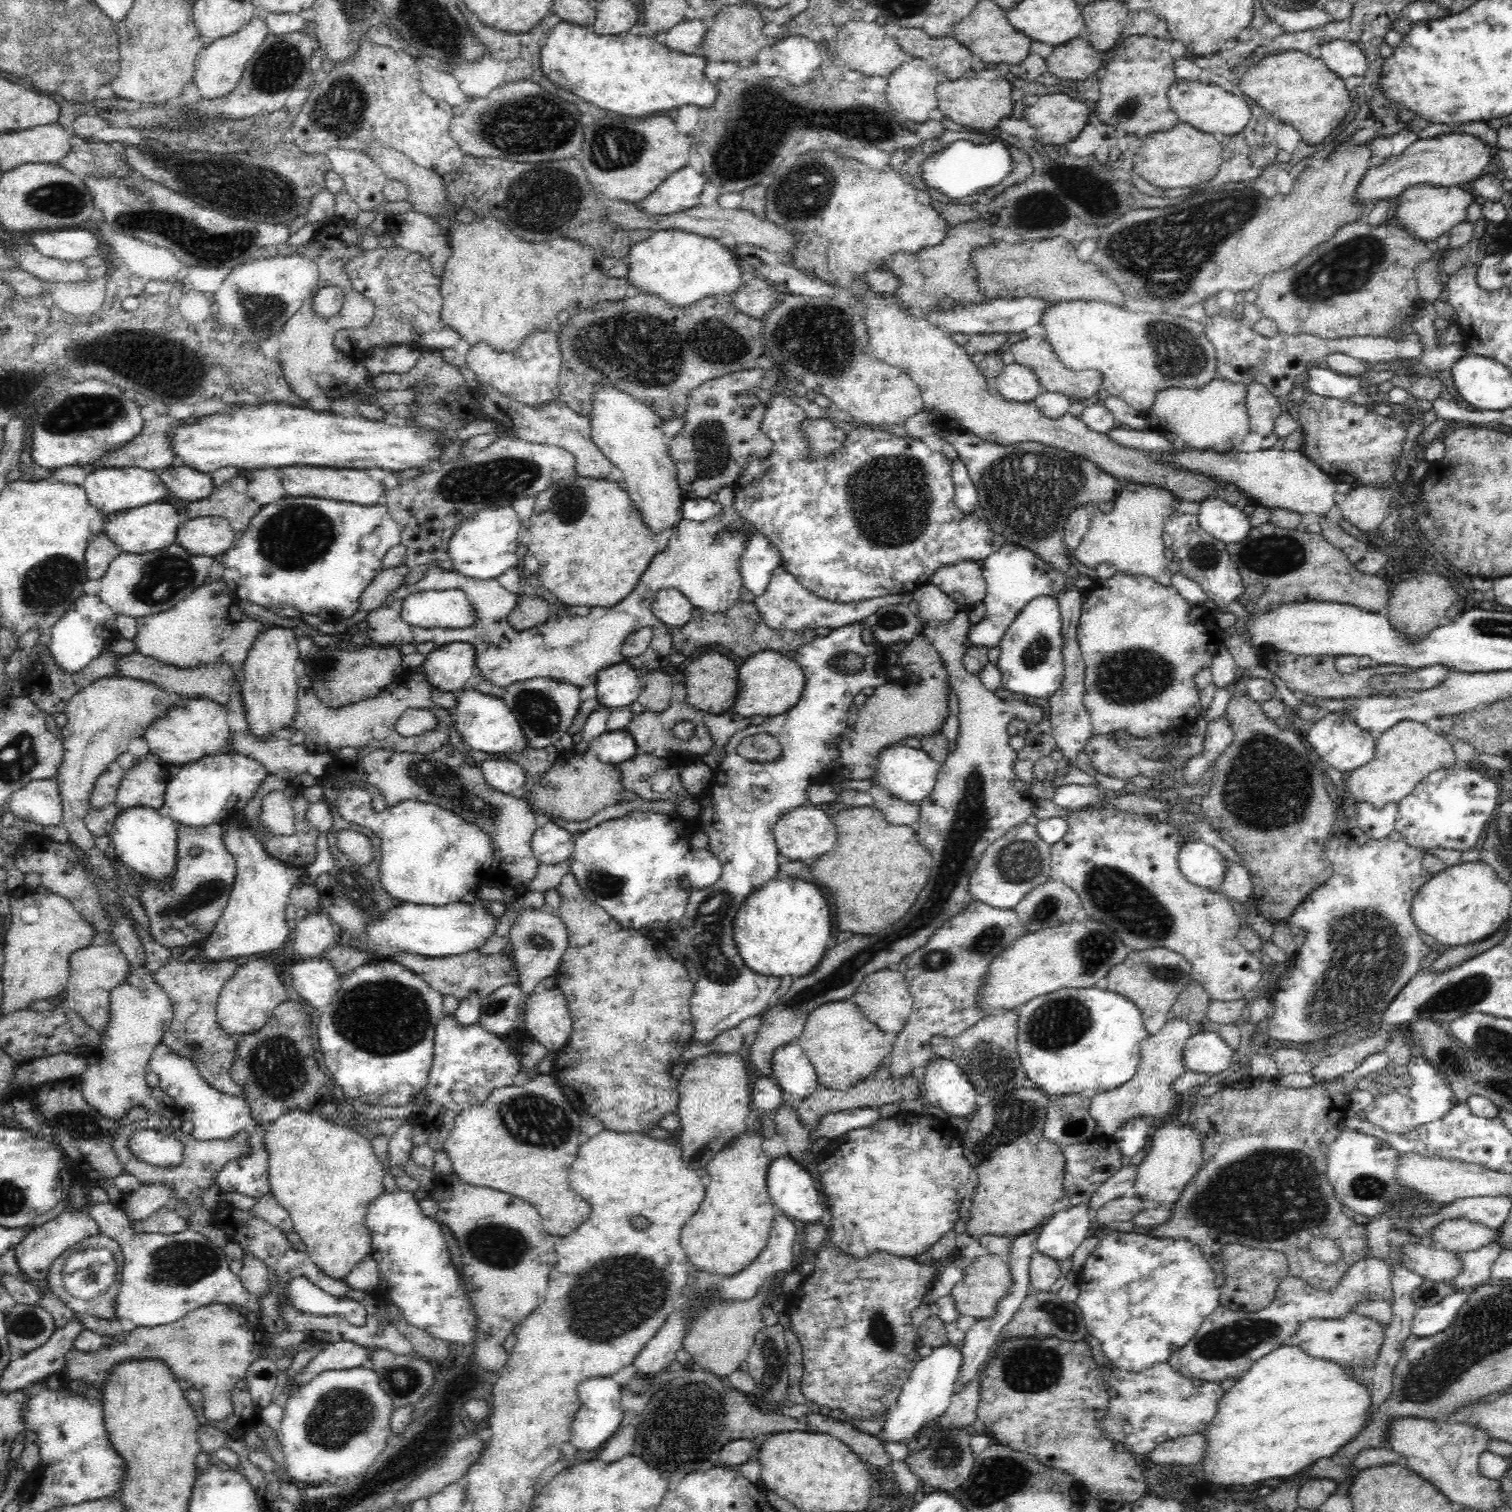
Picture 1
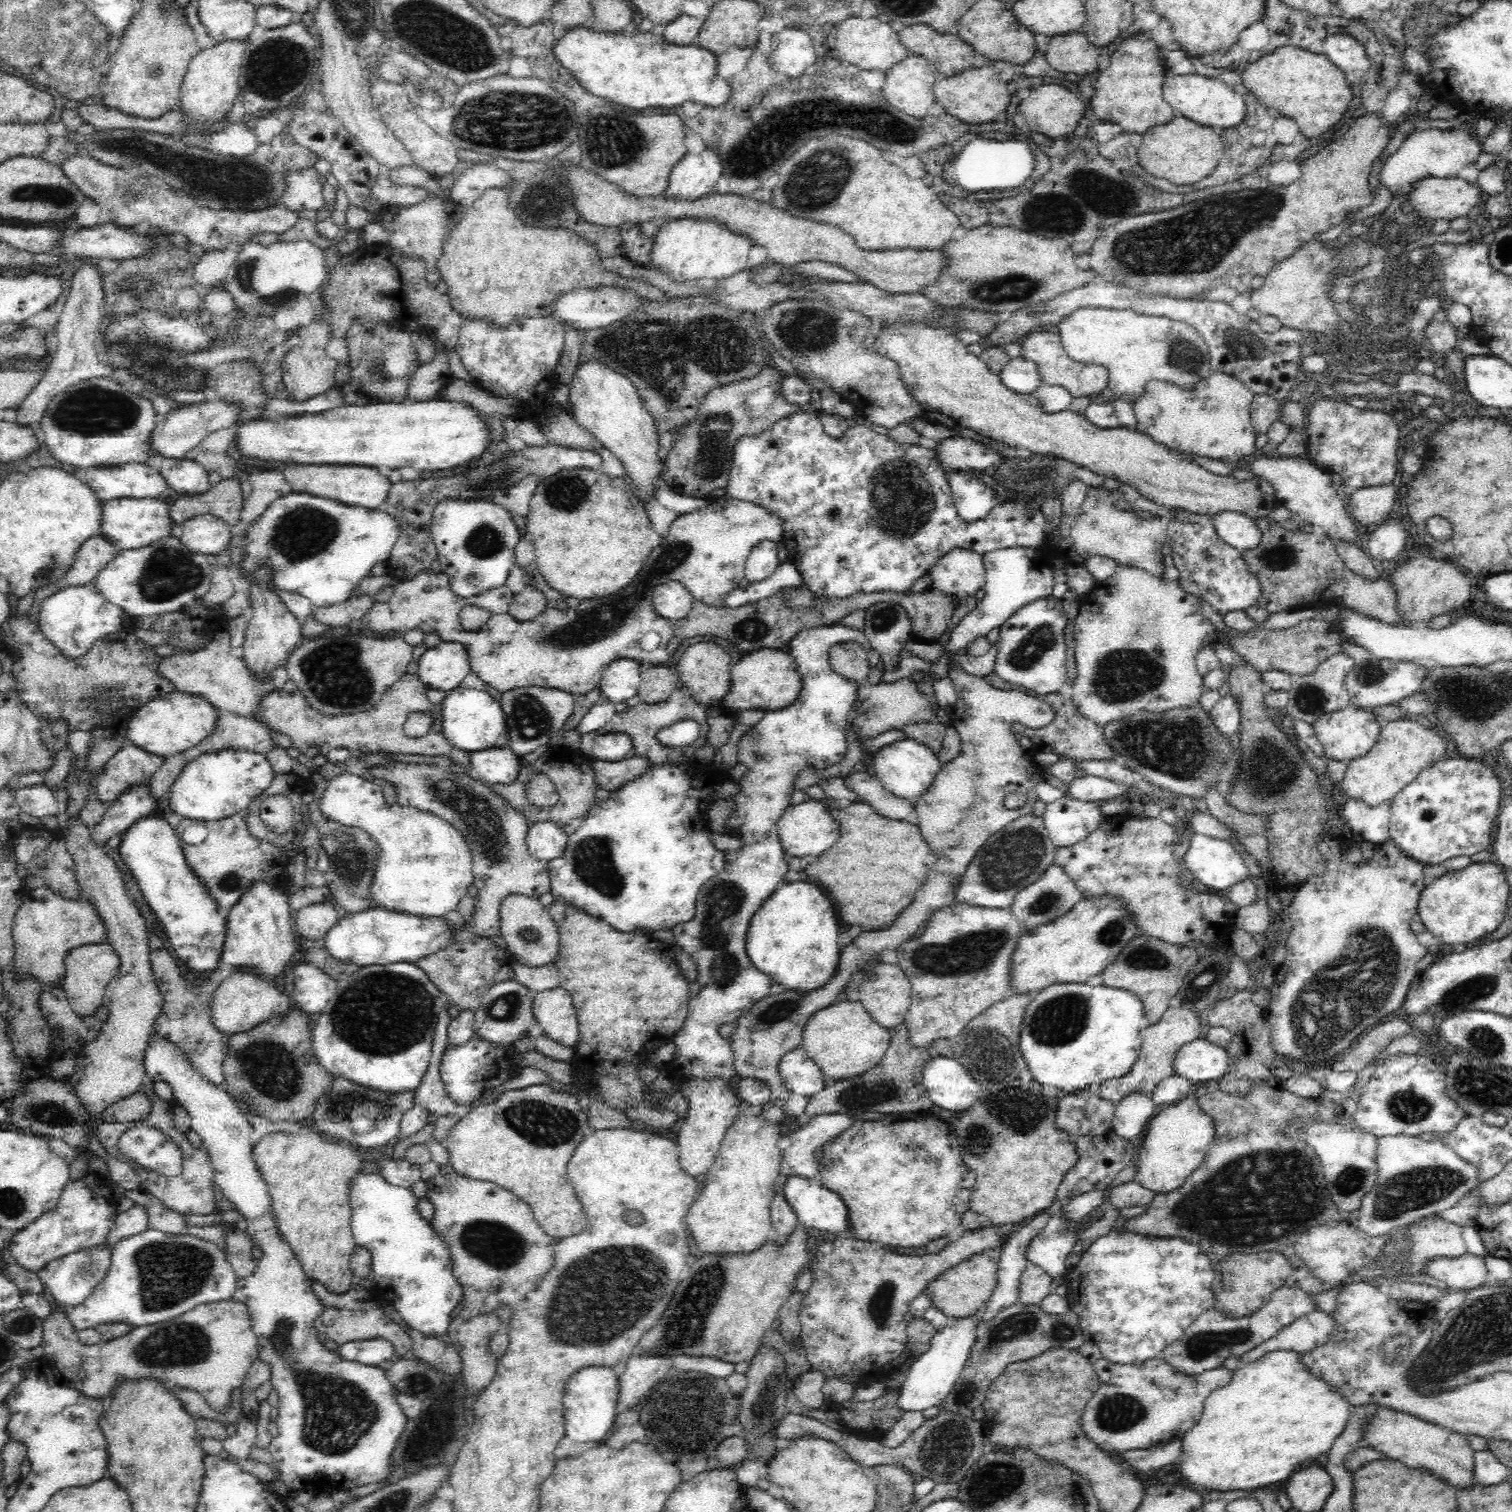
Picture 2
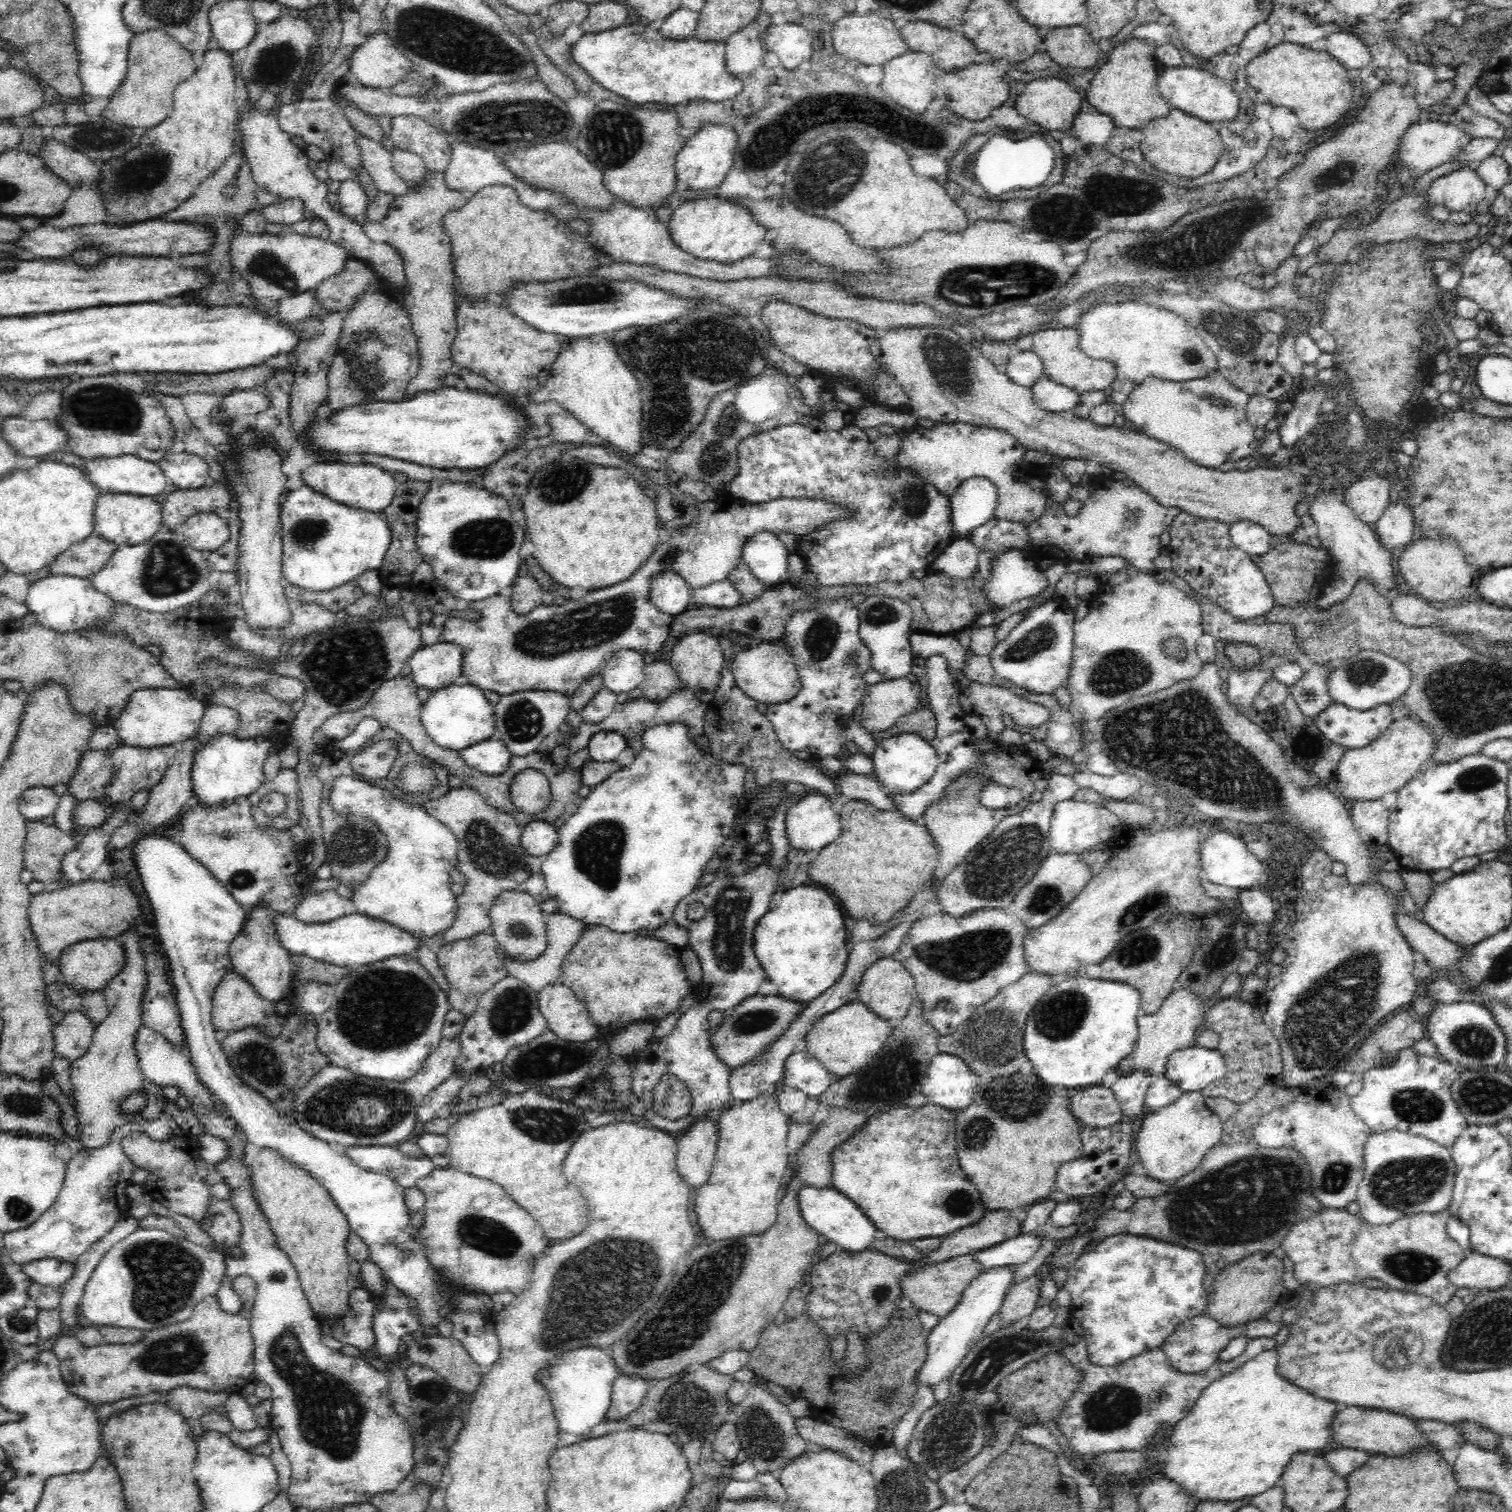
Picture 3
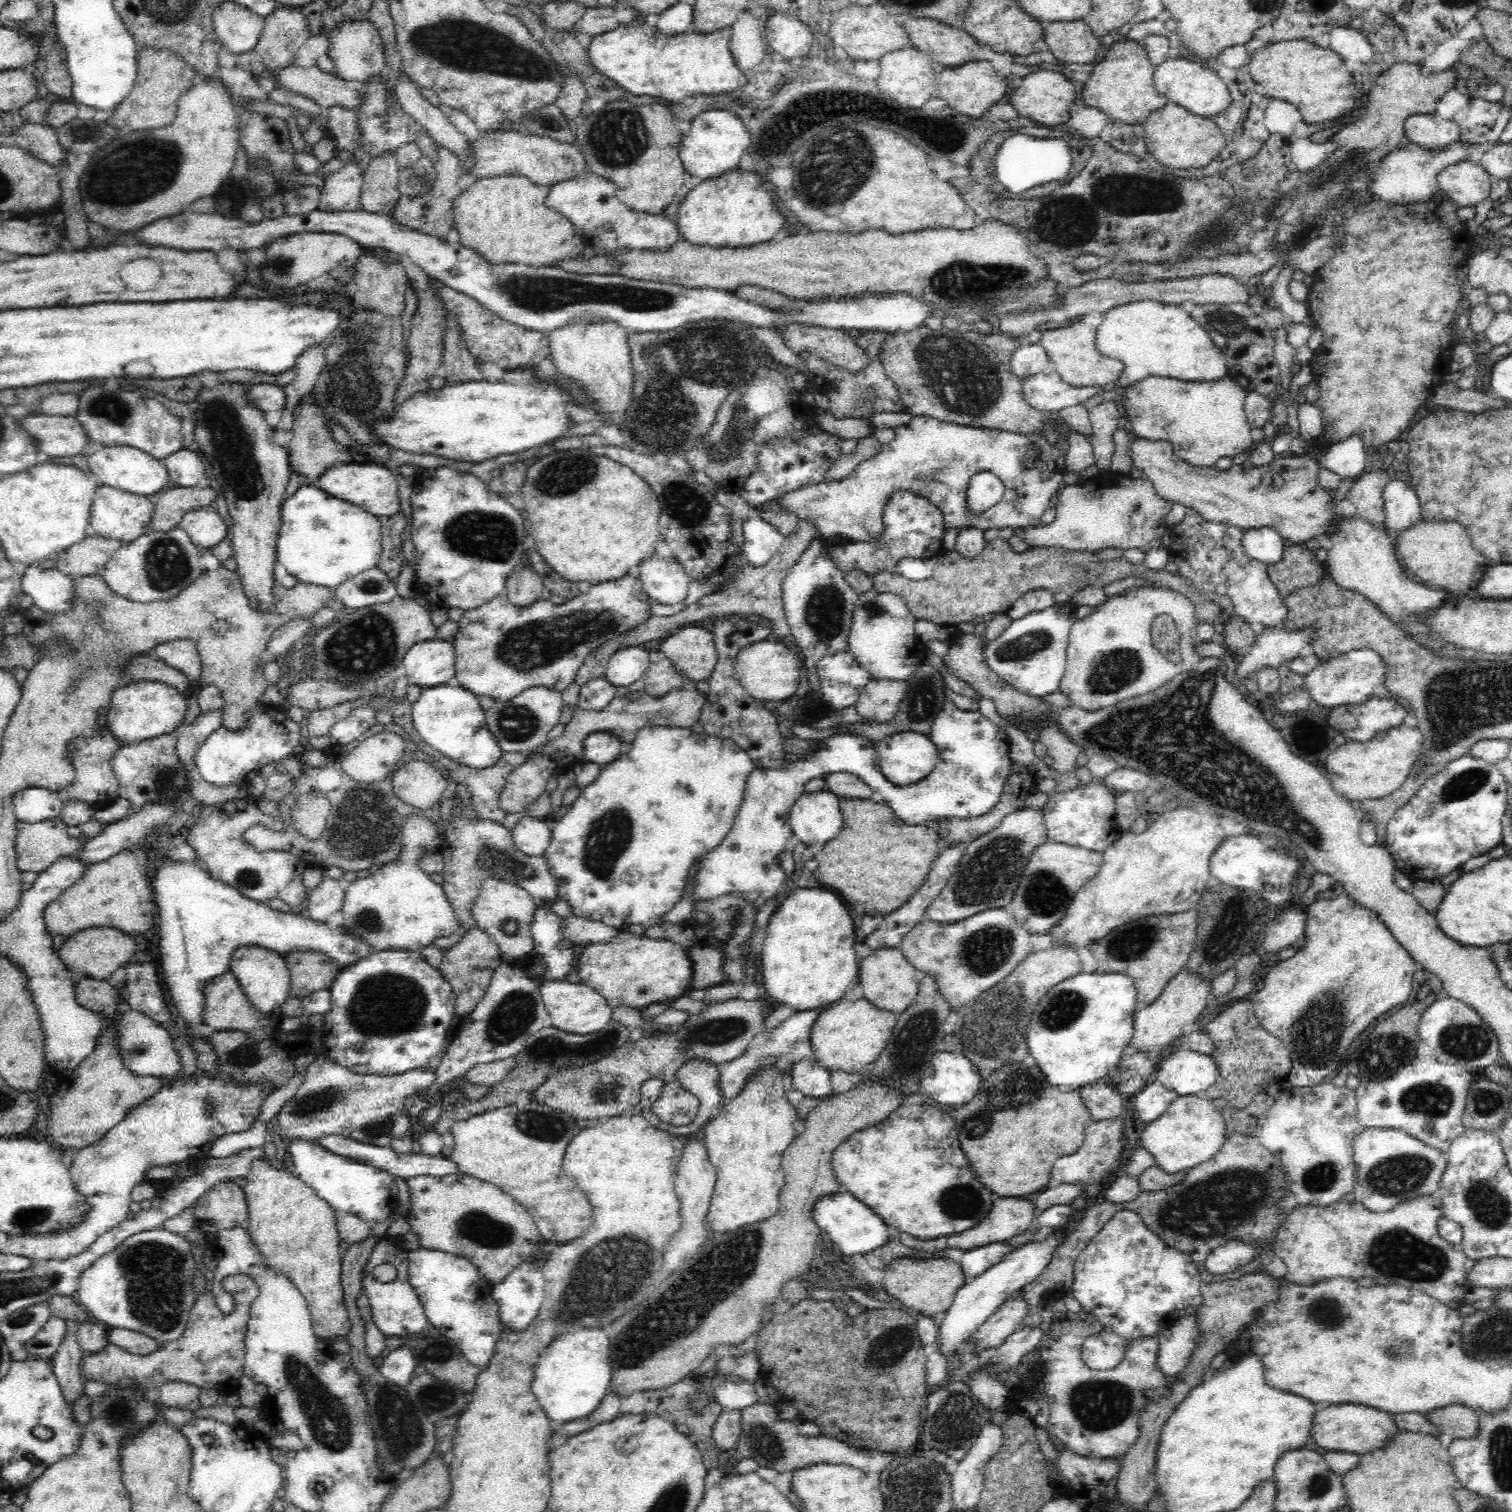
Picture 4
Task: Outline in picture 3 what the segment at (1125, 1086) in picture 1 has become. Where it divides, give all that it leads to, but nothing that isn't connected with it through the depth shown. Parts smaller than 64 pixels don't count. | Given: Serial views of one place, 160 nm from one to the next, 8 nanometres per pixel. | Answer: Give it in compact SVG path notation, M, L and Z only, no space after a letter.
M1174 988L1163 1000L1157 1013L1138 1015L1138 1040L1135 1049L1115 1067L1118 1077L1125 1077L1134 1071L1148 1073L1152 1078L1162 1077L1166 1072L1167 1060L1175 1050L1195 1045L1198 1033L1203 1029L1205 1004L1194 993Z

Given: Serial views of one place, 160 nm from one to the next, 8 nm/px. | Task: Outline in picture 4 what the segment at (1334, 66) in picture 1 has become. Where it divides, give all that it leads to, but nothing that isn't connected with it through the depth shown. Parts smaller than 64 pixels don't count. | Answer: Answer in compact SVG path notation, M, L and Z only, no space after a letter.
M1333 28L1327 36L1330 41L1328 48L1344 60L1350 58L1354 62L1372 62L1372 45L1360 32L1350 28Z

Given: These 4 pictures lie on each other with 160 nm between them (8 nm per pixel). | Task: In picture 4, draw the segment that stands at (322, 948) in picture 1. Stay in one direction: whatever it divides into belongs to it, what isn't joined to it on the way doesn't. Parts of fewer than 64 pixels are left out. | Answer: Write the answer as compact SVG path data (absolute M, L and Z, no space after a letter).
M323 877L316 887L308 891L303 914L312 920L326 922L331 915L342 908L345 888L340 886L337 880Z

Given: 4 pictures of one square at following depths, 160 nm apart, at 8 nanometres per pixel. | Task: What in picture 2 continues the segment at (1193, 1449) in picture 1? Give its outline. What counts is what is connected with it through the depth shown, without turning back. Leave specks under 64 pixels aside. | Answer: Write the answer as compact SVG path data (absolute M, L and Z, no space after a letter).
M1174 1440L1164 1446L1153 1447L1144 1450L1130 1450L1115 1455L1119 1462L1134 1468L1138 1473L1146 1472L1168 1466L1177 1460L1178 1455L1183 1451L1183 1440Z

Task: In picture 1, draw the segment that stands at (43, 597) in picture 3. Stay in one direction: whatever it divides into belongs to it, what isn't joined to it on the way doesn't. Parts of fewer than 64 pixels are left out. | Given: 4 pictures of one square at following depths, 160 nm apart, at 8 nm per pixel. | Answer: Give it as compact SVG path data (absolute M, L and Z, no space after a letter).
M82 594L80 598L76 598L74 604L69 606L65 614L62 614L62 618L58 618L52 627L52 644L49 649L54 665L64 671L64 674L70 675L88 666L105 648L102 630L104 630L104 624L106 628L114 624L114 613L100 600L99 596Z

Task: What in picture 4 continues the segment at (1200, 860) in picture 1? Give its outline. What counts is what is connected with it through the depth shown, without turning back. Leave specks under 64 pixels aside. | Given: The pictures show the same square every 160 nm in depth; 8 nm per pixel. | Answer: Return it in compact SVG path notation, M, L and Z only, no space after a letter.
M1246 833L1228 835L1209 858L1210 874L1228 886L1260 894L1260 897L1279 908L1291 896L1290 887L1298 871L1298 862L1294 860L1294 856L1280 856L1276 850L1268 848L1268 844L1269 841L1262 840L1260 836Z

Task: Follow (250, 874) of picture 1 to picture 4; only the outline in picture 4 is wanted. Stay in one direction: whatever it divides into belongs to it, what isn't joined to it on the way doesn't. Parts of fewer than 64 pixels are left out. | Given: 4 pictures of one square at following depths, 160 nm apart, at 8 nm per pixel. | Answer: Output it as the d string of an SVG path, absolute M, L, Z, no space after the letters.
M238 946L231 955L230 971L238 979L251 1006L260 1013L280 1013L280 1006L290 997L290 975L285 958L275 950L261 946Z

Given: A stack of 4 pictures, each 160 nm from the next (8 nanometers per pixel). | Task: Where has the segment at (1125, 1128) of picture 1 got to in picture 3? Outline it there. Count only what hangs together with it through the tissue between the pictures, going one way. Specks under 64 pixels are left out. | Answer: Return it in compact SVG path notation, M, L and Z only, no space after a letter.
M1134 1071L1125 1077L1118 1077L1112 1086L1116 1102L1120 1107L1123 1118L1132 1118L1147 1113L1145 1106L1145 1094L1148 1087L1153 1083L1154 1078L1148 1073Z

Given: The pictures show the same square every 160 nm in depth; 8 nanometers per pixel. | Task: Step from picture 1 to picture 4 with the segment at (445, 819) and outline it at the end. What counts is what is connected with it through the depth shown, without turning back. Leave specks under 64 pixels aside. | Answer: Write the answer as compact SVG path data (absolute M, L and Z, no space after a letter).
M410 814L406 816L402 826L402 853L398 858L386 862L379 869L367 875L352 881L345 891L343 898L343 928L358 936L367 942L371 948L376 951L384 949L400 949L408 948L411 951L420 951L422 946L433 944L434 939L447 937L452 934L459 926L454 909L447 901L444 889L430 879L430 874L426 873L420 866L421 860L434 852L435 854L443 854L448 846L446 832L444 826L439 824L439 820L430 820L422 818L418 814Z

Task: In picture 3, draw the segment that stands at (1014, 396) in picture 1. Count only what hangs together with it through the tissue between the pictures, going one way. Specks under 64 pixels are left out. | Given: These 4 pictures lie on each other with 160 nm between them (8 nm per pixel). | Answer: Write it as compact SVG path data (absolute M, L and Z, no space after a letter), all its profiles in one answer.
M1019 352L1011 356L1003 367L1010 380L1023 387L1031 388L1038 379L1045 377L1041 359L1034 352Z

